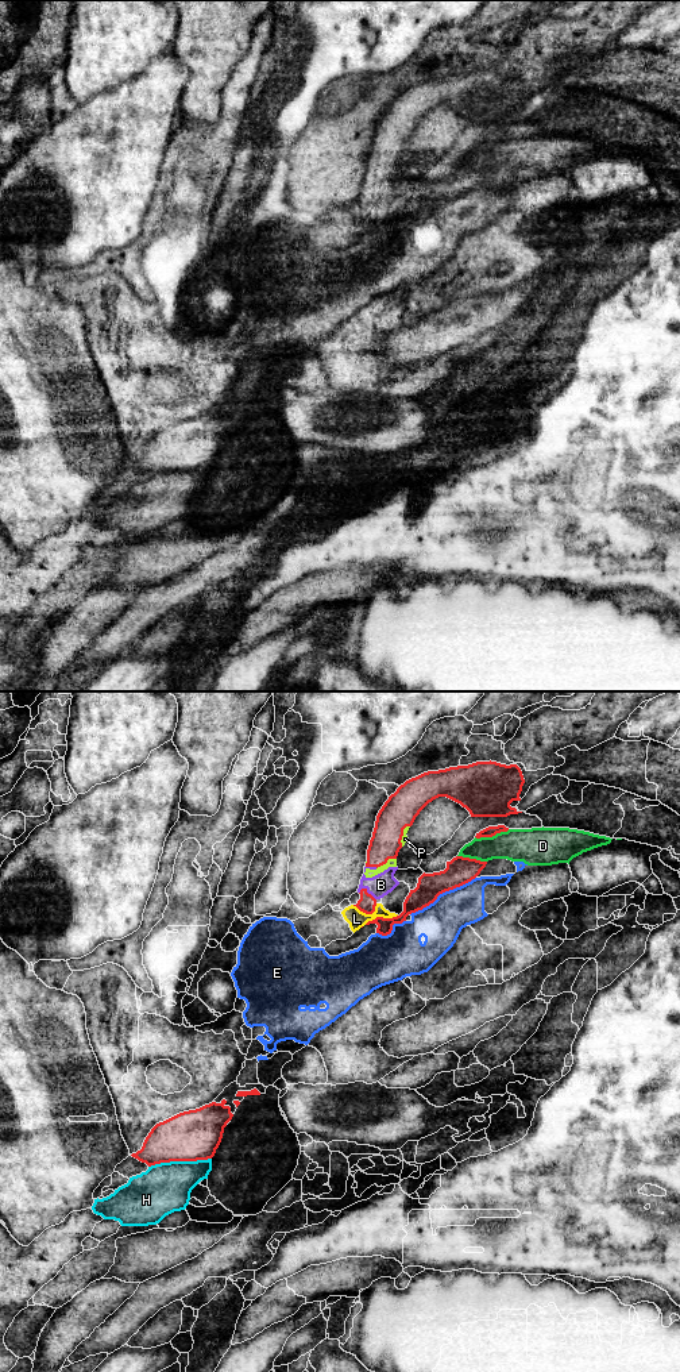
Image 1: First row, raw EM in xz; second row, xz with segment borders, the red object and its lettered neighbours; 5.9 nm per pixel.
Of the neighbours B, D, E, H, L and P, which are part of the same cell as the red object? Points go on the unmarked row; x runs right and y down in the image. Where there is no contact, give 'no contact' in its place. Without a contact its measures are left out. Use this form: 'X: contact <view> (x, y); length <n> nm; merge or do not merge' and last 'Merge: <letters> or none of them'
B: contact xz (366, 200); length 120 nm; merge
D: contact xz (491, 145); length 220 nm; do not merge
E: contact xz (443, 200); length 460 nm; do not merge
H: contact xz (180, 469); length 380 nm; do not merge
L: contact xz (381, 226); length 200 nm; do not merge
P: contact xz (386, 170); length 140 nm; merge
Merge: B, P

